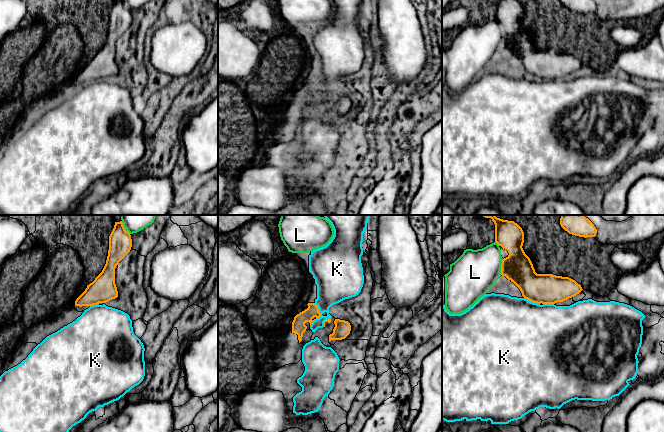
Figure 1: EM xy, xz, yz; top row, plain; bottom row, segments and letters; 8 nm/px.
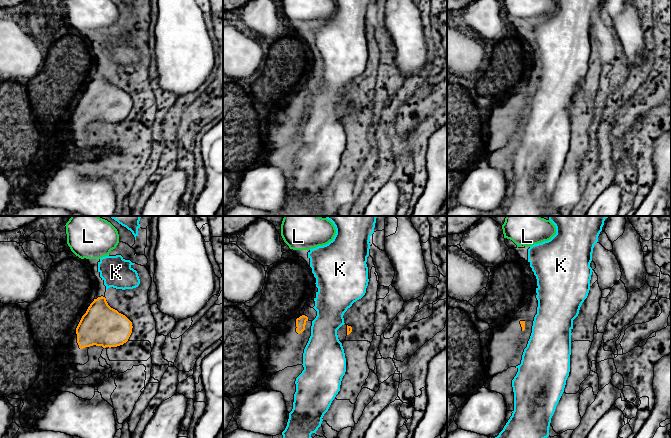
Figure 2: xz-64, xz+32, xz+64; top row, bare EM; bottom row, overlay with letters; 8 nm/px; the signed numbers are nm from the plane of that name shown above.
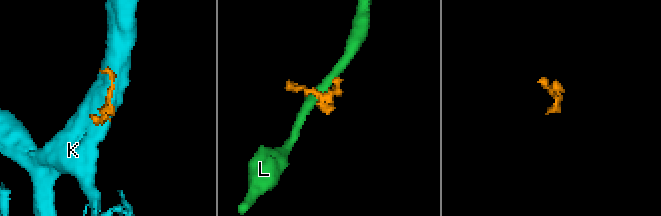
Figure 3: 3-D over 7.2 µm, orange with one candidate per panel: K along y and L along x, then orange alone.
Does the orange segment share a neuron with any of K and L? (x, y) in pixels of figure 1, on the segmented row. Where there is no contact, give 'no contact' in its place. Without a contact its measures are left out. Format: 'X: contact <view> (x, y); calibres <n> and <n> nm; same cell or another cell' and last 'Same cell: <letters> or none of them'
K: contact xz (320, 316); calibres 110 and 260 nm; another cell
L: contact yz (501, 267); calibres 240 and 360 nm; another cell
Same cell: none of them

